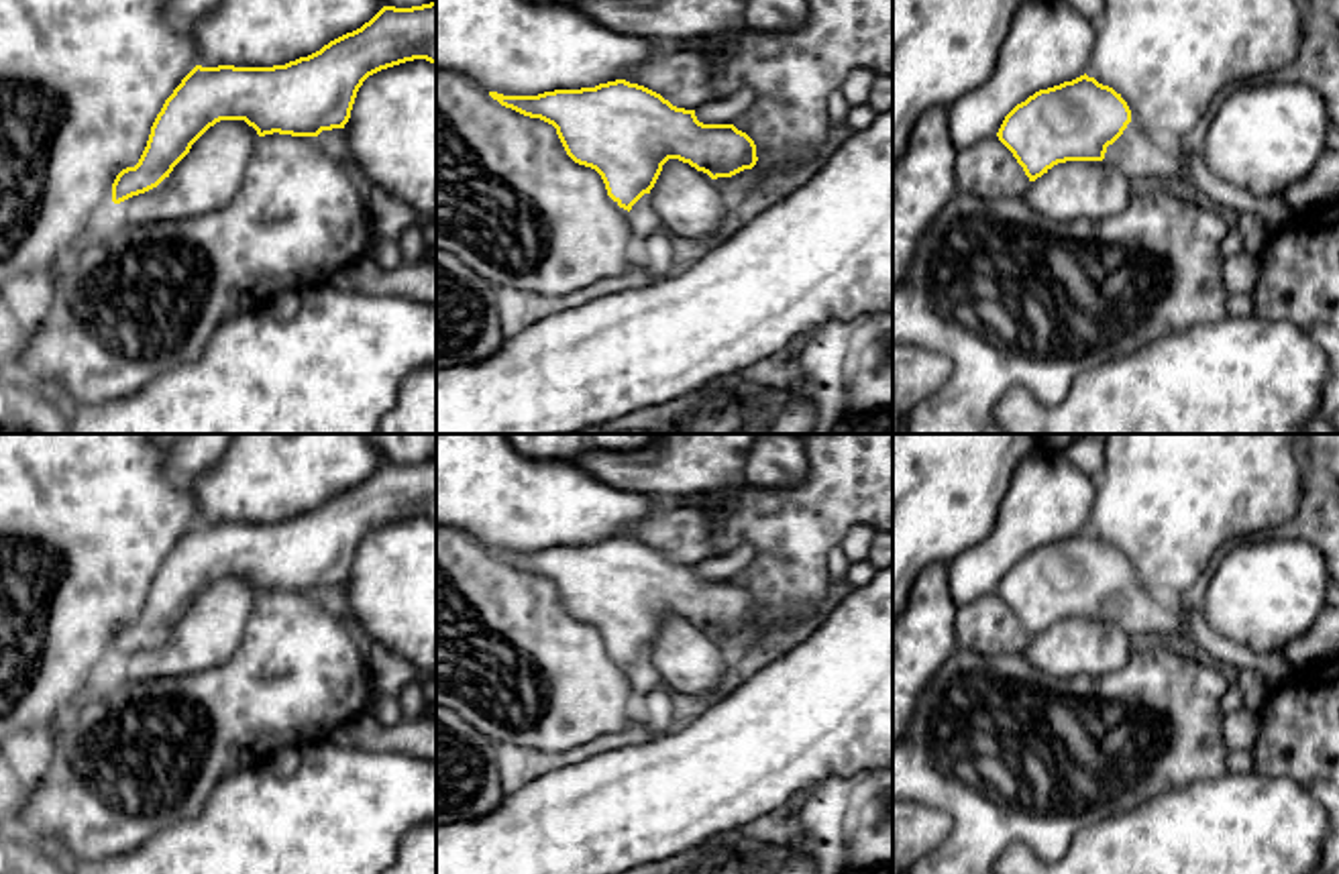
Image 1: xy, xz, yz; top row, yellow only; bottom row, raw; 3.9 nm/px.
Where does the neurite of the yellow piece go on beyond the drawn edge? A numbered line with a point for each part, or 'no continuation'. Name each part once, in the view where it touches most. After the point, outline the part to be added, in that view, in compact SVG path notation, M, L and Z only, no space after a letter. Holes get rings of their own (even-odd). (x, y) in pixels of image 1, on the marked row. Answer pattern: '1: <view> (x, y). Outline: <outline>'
1: yz (1144, 159). Outline: M1133 120L1107 147L1103 161L1115 163L1135 185L1164 183L1194 196L1182 169L1182 155L1168 143L1147 136Z

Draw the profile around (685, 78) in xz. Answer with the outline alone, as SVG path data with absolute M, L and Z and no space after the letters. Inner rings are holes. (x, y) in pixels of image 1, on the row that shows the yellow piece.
M664 51L638 65L626 81L644 86L677 108L695 110L719 100L717 81L726 75L726 59L709 59L695 51Z

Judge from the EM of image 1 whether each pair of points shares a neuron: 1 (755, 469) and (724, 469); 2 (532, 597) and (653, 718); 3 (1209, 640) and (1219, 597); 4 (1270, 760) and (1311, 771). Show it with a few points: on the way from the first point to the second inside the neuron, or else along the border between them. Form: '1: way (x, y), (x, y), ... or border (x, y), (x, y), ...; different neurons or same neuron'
1: border (748, 455), (742, 467), (742, 481); different neurons
2: border (638, 703), (640, 720); different neurons
3: border (1201, 610), (1215, 632), (1246, 644), (1254, 652); different neurons
4: way (1280, 760), (1301, 760); same neuron

